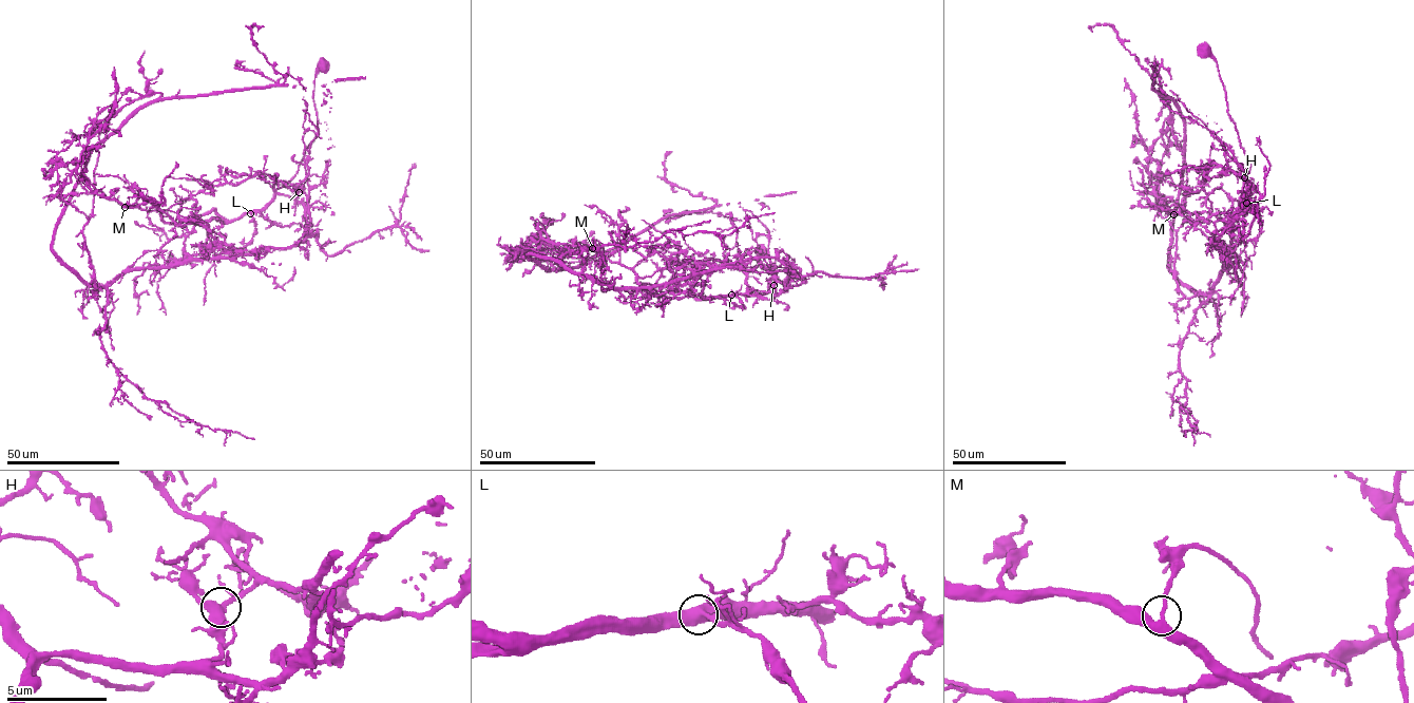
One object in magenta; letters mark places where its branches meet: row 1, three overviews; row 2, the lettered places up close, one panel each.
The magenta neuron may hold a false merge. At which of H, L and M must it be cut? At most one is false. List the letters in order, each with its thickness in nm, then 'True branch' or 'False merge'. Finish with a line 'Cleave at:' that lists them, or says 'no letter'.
H: Thickness 360 nm. False merge
L: Thickness 400 nm. True branch
M: Thickness 280 nm. True branch
Cleave at: H

